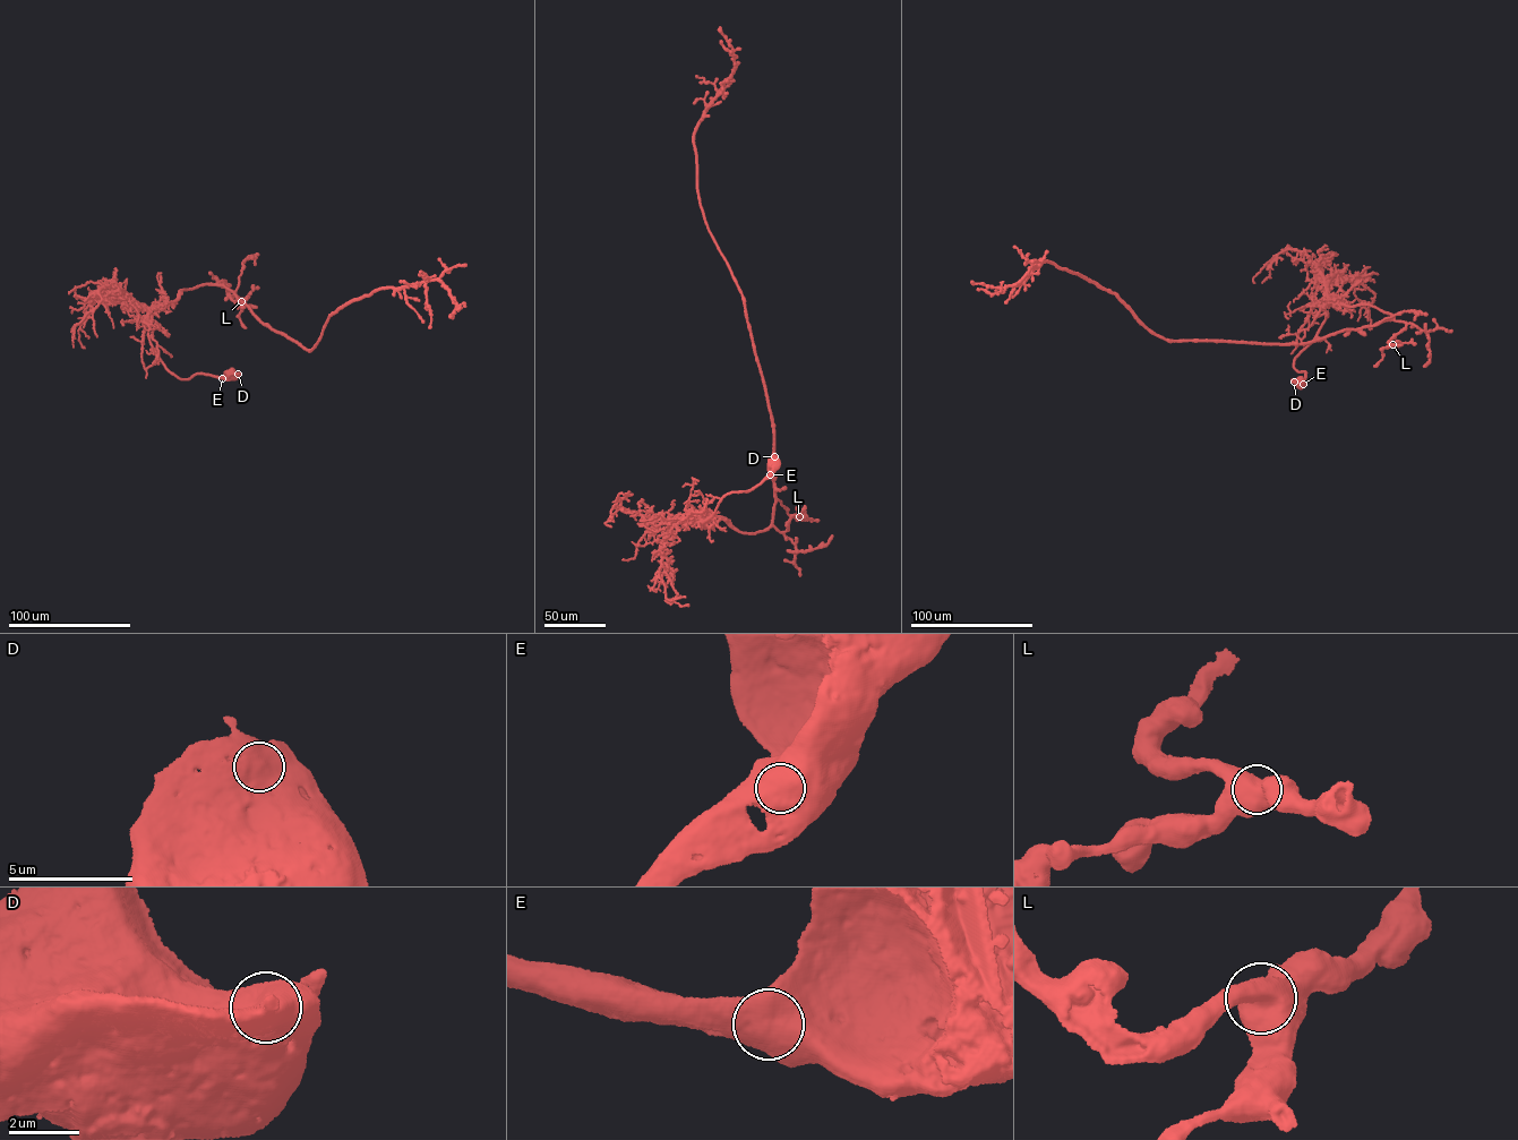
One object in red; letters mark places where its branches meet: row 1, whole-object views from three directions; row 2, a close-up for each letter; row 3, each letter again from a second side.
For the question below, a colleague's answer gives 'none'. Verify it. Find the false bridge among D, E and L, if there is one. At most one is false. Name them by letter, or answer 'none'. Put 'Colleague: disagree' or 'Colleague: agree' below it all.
none
Colleague: agree

